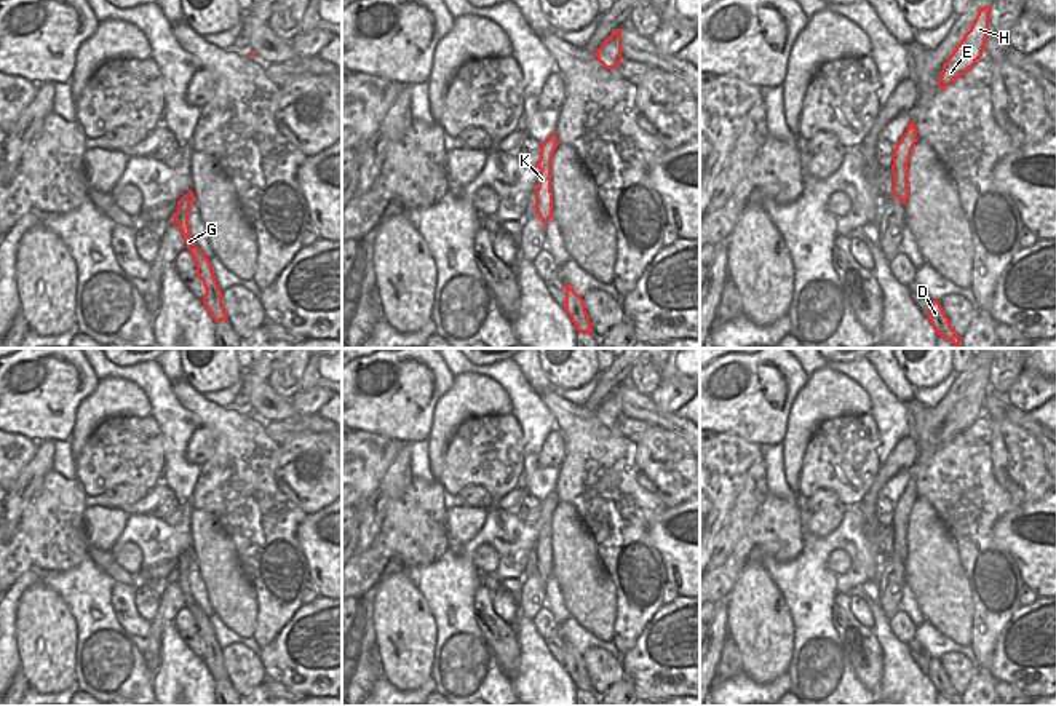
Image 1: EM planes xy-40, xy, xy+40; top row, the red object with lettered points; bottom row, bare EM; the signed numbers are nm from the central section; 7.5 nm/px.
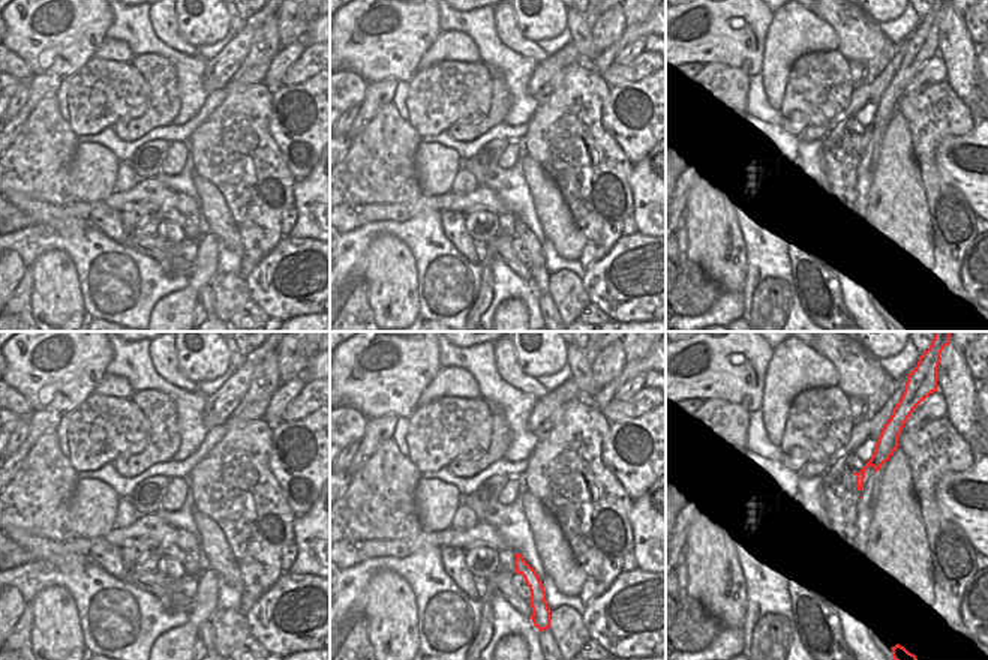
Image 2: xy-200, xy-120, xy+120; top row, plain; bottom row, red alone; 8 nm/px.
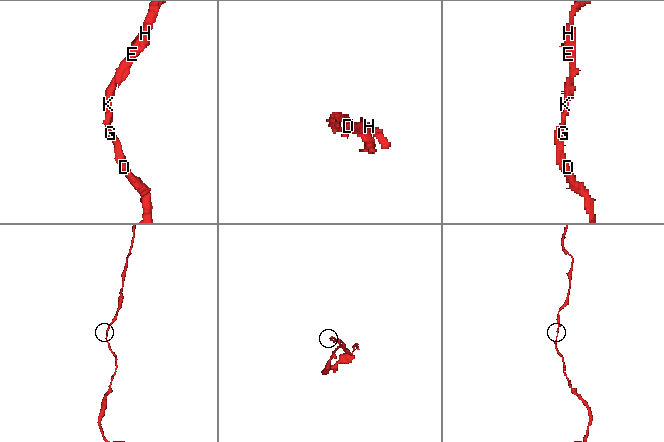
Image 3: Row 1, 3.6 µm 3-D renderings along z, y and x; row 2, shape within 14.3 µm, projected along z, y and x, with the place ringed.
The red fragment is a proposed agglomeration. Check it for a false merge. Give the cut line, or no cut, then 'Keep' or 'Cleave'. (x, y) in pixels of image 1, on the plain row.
No split. Keep.

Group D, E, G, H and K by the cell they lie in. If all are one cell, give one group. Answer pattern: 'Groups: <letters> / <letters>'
Groups: D E G H K.

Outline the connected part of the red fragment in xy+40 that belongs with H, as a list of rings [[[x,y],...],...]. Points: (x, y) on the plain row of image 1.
[[[984,364],[978,369],[970,388],[943,422],[943,430],[938,438],[939,447],[947,446],[957,436],[963,434],[976,418],[983,415],[986,398],[992,391],[989,387],[989,371],[990,364]]]

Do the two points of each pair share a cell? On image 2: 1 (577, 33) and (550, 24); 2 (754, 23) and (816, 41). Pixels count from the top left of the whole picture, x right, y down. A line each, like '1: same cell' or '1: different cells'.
1: different cells
2: different cells

